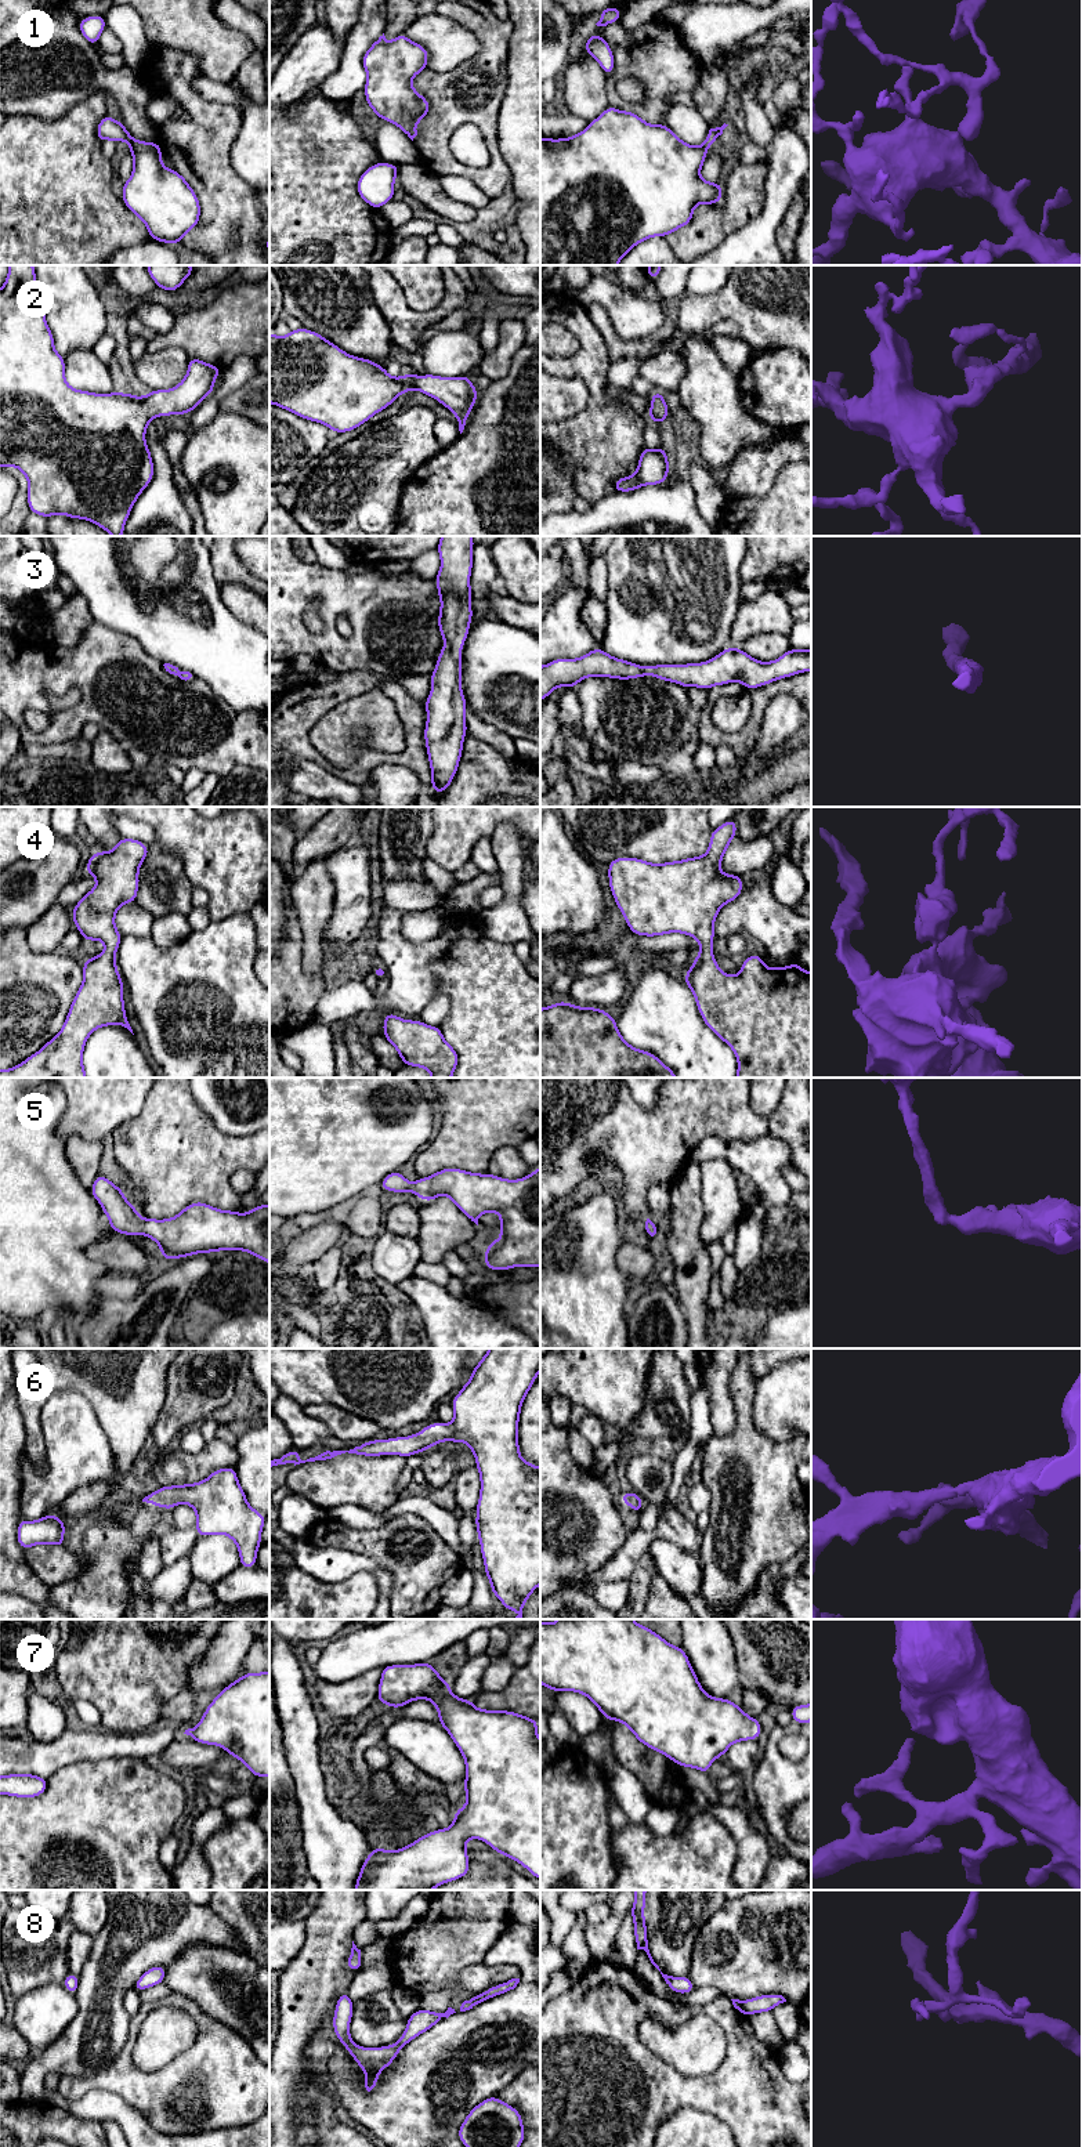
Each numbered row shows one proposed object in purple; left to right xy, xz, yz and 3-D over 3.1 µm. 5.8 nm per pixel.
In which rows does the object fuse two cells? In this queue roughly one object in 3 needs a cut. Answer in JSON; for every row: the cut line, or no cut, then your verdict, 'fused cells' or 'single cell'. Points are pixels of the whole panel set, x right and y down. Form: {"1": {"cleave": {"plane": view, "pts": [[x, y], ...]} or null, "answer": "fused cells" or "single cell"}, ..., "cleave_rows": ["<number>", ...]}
{"1": {"cleave": null, "answer": "single cell"}, "2": {"cleave": null, "answer": "single cell"}, "3": {"cleave": null, "answer": "single cell"}, "4": {"cleave": null, "answer": "single cell"}, "5": {"cleave": null, "answer": "single cell"}, "6": {"cleave": null, "answer": "single cell"}, "7": {"cleave": null, "answer": "single cell"}, "8": {"cleave": null, "answer": "single cell"}, "cleave_rows": []}

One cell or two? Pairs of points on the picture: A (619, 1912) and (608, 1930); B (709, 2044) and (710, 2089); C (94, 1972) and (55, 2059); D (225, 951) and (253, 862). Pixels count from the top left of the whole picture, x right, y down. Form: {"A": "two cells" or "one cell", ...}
{"A": "one cell", "B": "two cells", "C": "one cell", "D": "two cells"}

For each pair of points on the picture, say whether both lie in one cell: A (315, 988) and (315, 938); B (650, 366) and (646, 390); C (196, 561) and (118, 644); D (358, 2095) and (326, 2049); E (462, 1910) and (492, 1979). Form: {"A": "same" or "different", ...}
{"A": "different", "B": "different", "C": "different", "D": "different", "E": "different"}

